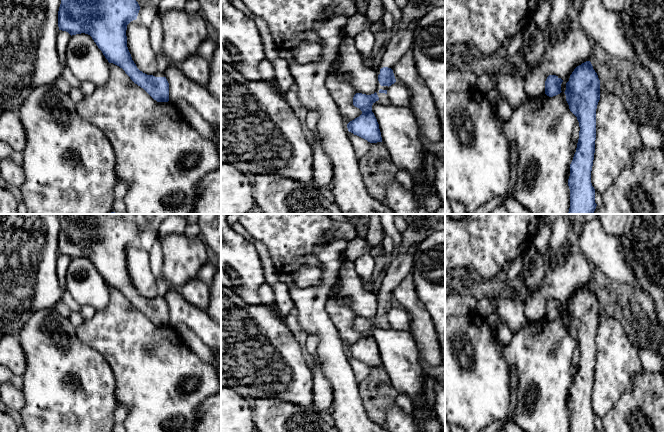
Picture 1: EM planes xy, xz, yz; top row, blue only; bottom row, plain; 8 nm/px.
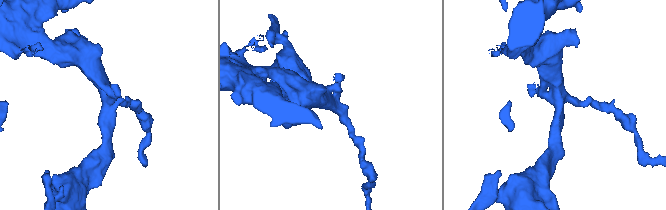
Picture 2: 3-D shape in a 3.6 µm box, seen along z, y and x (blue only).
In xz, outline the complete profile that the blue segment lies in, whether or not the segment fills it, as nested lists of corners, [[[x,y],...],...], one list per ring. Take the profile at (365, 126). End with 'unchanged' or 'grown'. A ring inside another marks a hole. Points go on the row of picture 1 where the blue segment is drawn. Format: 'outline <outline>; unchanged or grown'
outline [[[408,0],[407,5],[402,9],[398,32],[389,35],[385,44],[385,52],[377,68],[376,92],[371,95],[356,93],[353,97],[353,105],[359,108],[362,114],[347,124],[349,132],[370,143],[382,142],[379,124],[372,112],[372,105],[374,103],[390,104],[387,90],[396,82],[392,68],[411,49],[413,43],[413,32],[408,29],[409,24],[420,20],[430,10],[440,6],[445,6],[445,0]]]; grown

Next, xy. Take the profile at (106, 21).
outline [[[61,0],[58,27],[71,36],[81,33],[90,35],[109,63],[122,68],[135,84],[157,102],[168,102],[169,83],[164,73],[147,75],[140,71],[127,47],[127,25],[137,19],[139,10],[140,6],[136,0]]]; grown

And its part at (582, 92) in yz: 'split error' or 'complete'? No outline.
split error

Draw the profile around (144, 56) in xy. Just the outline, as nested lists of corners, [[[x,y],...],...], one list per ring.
[[[133,20],[127,25],[127,47],[137,68],[147,75],[164,72],[173,63],[165,55],[158,55],[151,46],[149,28]]]

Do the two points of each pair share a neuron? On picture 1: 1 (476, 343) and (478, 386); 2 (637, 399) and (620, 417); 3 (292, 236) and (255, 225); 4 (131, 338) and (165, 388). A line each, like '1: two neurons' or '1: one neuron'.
1: one neuron
2: one neuron
3: one neuron
4: one neuron

